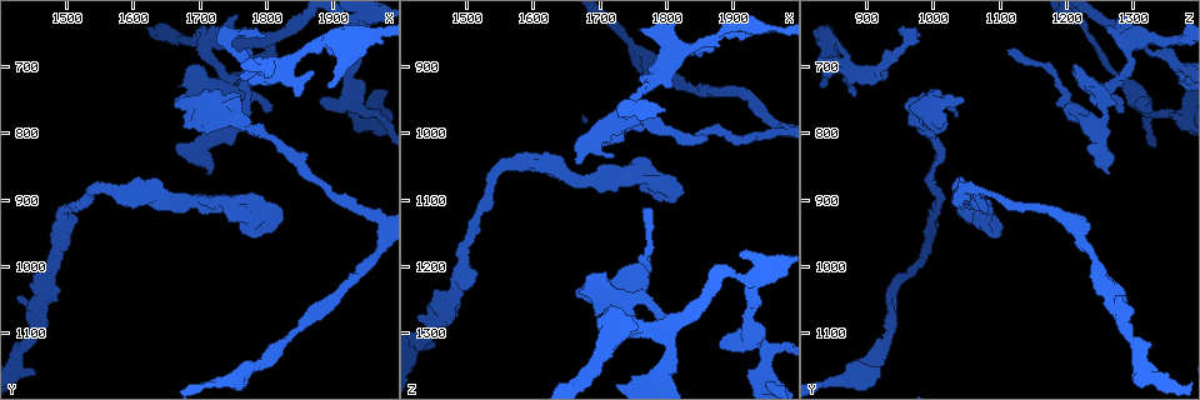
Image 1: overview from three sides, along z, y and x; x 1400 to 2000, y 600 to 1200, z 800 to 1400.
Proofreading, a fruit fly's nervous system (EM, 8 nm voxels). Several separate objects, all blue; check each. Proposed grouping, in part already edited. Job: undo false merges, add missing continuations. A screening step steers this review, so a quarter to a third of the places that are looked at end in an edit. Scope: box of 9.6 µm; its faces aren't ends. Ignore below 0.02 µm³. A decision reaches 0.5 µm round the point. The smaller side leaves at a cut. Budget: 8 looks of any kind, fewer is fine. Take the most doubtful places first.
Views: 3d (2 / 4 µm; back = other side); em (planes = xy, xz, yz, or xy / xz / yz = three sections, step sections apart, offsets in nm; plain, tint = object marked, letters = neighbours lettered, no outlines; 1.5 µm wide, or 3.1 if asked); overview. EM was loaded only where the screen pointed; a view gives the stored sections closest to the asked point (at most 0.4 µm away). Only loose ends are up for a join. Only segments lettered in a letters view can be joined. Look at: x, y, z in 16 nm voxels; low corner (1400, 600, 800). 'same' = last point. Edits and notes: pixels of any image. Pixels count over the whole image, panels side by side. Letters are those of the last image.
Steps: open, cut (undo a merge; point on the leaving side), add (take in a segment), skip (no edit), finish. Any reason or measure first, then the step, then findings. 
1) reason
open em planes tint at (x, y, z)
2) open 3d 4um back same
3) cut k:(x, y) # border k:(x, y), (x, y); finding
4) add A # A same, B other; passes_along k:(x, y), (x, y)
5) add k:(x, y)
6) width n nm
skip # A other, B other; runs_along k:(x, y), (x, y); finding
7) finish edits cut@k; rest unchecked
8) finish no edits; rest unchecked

open em planes letters at (1660, 745, 1045)

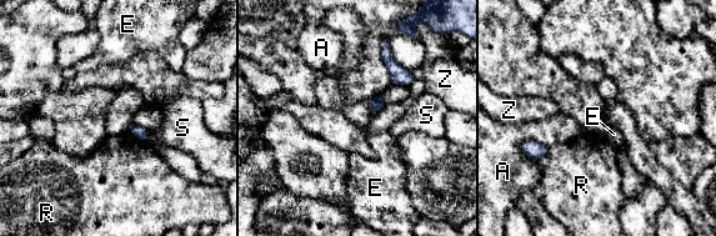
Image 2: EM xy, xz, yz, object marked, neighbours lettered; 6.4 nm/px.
longest_contact A 300 nm
skip # A other, E other, R other, S other, Z other; no lettered segment goes on from it

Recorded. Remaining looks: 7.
free end
open 3d 2um at (1665, 815, 1240)

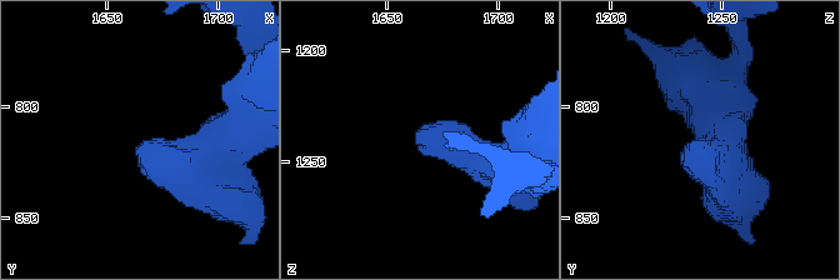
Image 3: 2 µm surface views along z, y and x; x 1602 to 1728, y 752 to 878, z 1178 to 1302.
open em planes letters at (1669, 815, 1240)

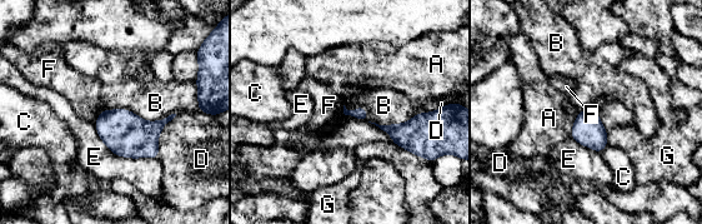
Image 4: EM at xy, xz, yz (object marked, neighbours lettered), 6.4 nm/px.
skip # A other, B other, C other, D other, E other, F other, G other; runs_along 4:(354, 113), (390, 129), (425, 117); no lettered segment goes on from it

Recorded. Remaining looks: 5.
an open end
open em 3.1um xz step 8 letters at (1770, 690, 845)

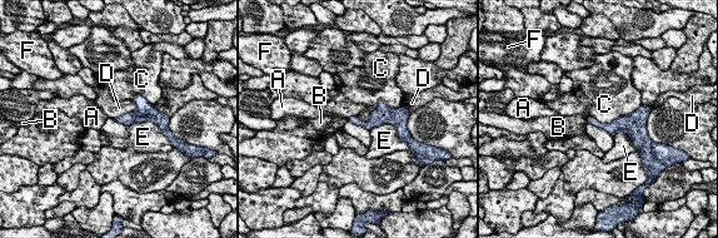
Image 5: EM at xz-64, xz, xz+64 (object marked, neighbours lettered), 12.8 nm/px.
open em 3.1um planes letters same

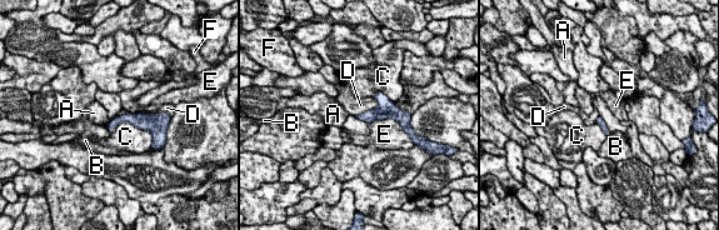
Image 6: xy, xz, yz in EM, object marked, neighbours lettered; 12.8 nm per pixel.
skip # A other, B other, C other, D other, E other, F other; runs_along 6:(155, 118), (120, 119), (110, 126); none of them fits

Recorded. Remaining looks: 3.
finish no edits; rest unchecked

